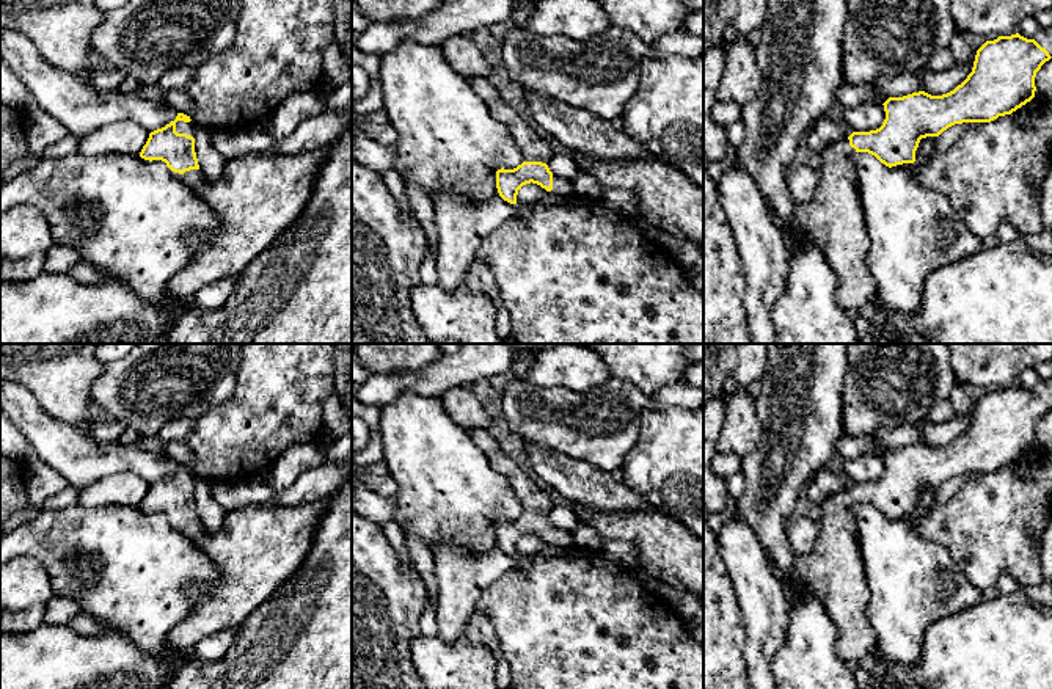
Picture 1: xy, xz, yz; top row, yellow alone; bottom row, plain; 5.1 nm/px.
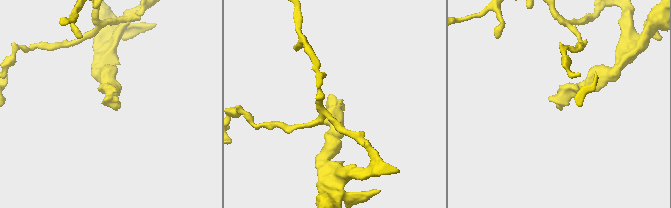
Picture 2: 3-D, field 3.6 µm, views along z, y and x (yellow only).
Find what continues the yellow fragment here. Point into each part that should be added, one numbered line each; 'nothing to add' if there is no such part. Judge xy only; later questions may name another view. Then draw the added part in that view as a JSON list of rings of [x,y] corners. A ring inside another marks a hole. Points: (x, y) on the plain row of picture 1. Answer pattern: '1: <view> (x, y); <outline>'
1: xy (181, 479); [[[177,472],[176,474],[176,483],[195,488],[195,474],[193,472],[190,472],[190,474]]]

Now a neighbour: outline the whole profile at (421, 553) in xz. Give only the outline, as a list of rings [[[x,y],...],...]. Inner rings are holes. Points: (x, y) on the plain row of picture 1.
[[[404,529],[404,532],[405,532],[405,546],[408,549],[408,554],[411,556],[415,570],[422,579],[427,590],[426,603],[437,603],[438,584],[432,548],[418,535],[415,535],[410,529]]]

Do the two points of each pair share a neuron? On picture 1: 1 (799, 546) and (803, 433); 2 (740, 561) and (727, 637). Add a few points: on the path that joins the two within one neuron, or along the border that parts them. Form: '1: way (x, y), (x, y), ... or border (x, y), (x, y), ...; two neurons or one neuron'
1: border (795, 512), (787, 524), (787, 542), (792, 550); two neurons
2: border (721, 561), (740, 609), (743, 631); two neurons

